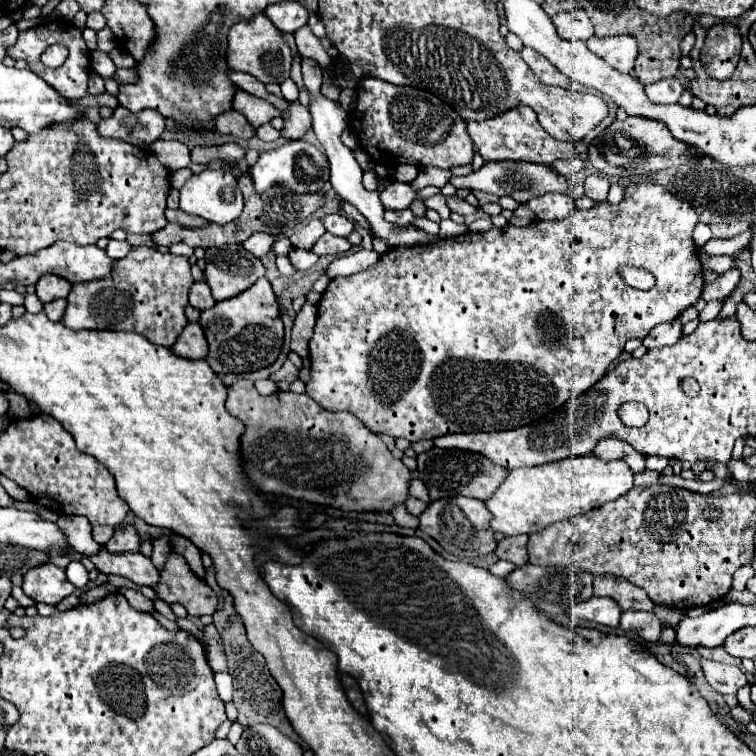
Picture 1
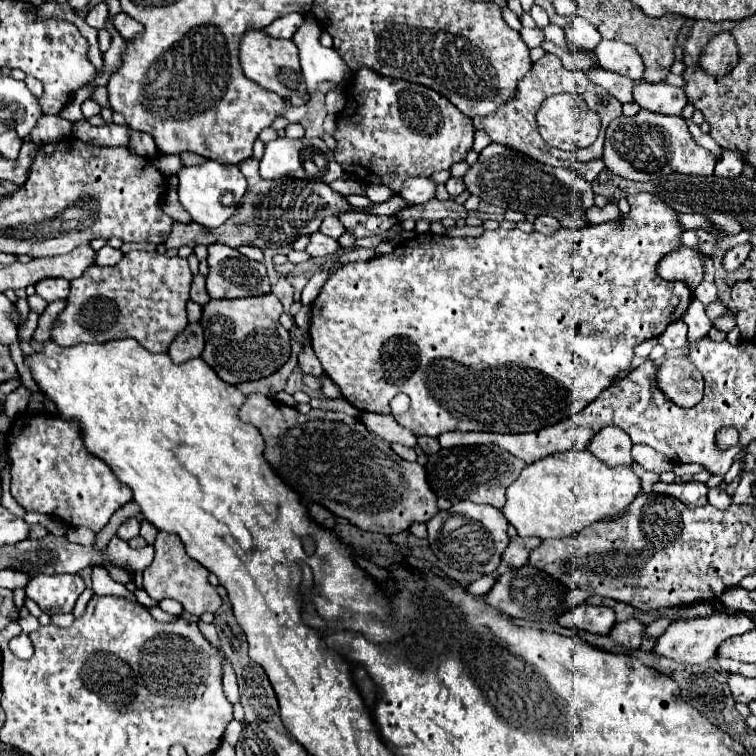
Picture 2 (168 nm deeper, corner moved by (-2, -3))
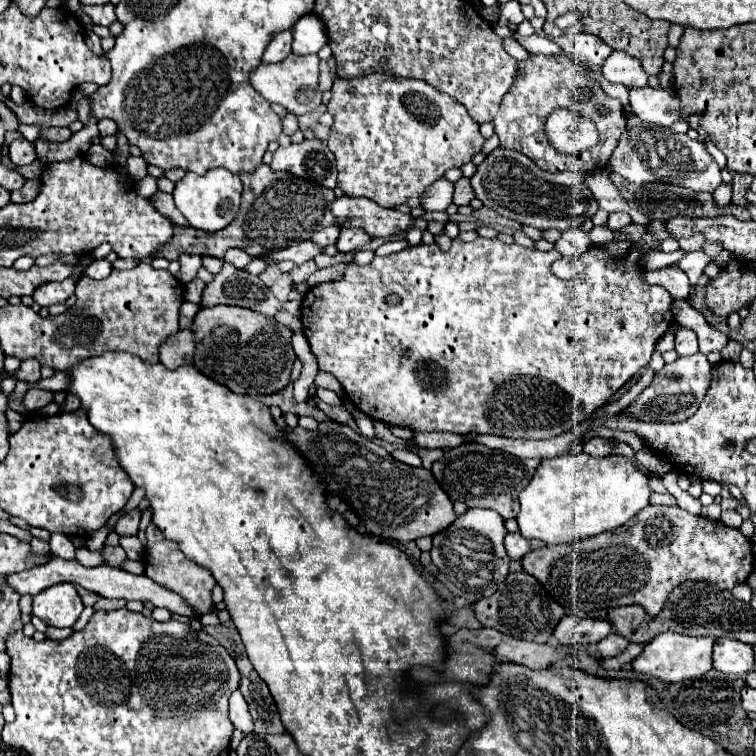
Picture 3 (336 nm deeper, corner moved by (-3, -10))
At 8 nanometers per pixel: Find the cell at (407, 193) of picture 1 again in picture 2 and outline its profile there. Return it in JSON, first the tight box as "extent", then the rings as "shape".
{"extent":[401,177,437,205],"shape":[[[411,177],[403,183],[401,189],[401,197],[409,203],[409,205],[417,205],[417,203],[427,203],[429,199],[435,197],[435,187],[437,183],[431,177]]]}

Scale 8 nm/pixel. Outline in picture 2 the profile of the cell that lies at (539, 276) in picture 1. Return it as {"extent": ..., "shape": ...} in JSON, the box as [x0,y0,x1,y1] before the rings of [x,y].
{"extent":[309,193,691,437],"shape":[[[651,193],[629,195],[631,213],[627,217],[601,223],[587,225],[583,229],[559,229],[553,235],[541,233],[523,233],[521,229],[505,231],[485,231],[479,237],[449,237],[423,233],[409,241],[403,241],[395,247],[393,253],[377,255],[369,261],[345,263],[329,279],[323,283],[317,299],[311,303],[311,325],[309,337],[311,347],[321,361],[325,373],[337,383],[343,397],[357,407],[359,411],[371,413],[389,413],[389,403],[397,393],[407,393],[411,397],[409,411],[395,415],[397,423],[411,429],[415,435],[439,437],[445,431],[495,431],[495,433],[531,433],[543,427],[555,425],[583,407],[587,407],[601,391],[611,387],[611,383],[631,367],[635,357],[633,349],[645,339],[659,337],[665,327],[675,319],[681,319],[691,303],[691,289],[681,281],[665,281],[655,269],[661,257],[681,247],[679,235],[681,225],[677,221],[677,213],[665,205],[659,197]]]}

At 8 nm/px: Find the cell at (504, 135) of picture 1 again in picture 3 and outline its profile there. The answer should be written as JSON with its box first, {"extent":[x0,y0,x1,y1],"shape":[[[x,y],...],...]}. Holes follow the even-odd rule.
{"extent":[492,54,626,174],"shape":[[[532,54],[528,60],[518,62],[518,78],[516,78],[512,90],[502,98],[500,110],[498,110],[496,118],[492,120],[494,130],[496,130],[498,138],[500,138],[500,146],[526,154],[530,160],[534,160],[540,168],[544,168],[548,172],[578,170],[578,172],[586,174],[586,172],[598,168],[598,162],[596,162],[596,158],[592,156],[590,150],[582,152],[582,158],[580,156],[566,158],[562,154],[552,152],[552,146],[548,146],[548,140],[546,140],[546,134],[544,134],[544,118],[554,108],[568,108],[574,114],[590,118],[598,126],[600,148],[602,148],[602,168],[606,168],[606,164],[608,164],[608,160],[612,156],[612,150],[616,148],[618,138],[626,128],[626,116],[624,116],[624,110],[622,110],[622,104],[616,98],[606,96],[598,84],[588,80],[586,74],[582,72],[582,68],[578,64],[574,64],[566,54],[564,56],[542,56],[542,54],[534,56]],[[576,88],[592,90],[594,98],[588,100],[588,102],[576,102],[574,100],[574,90]],[[600,104],[610,108],[610,114],[606,118],[598,116],[596,110],[594,110]]]}

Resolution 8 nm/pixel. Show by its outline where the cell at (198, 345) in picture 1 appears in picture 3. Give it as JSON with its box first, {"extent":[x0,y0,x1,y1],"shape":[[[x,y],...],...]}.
{"extent":[160,330,196,370],"shape":[[[180,330],[160,346],[160,362],[170,370],[174,370],[182,364],[192,364],[194,350],[196,350],[194,332]]]}

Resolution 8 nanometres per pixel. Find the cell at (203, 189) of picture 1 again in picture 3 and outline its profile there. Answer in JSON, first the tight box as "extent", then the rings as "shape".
{"extent":[172,168,242,232],"shape":[[[212,168],[204,176],[196,172],[188,172],[180,182],[176,182],[172,196],[176,208],[186,216],[192,228],[204,232],[218,232],[236,218],[236,212],[240,208],[242,182],[236,174],[230,174],[224,168]]]}

